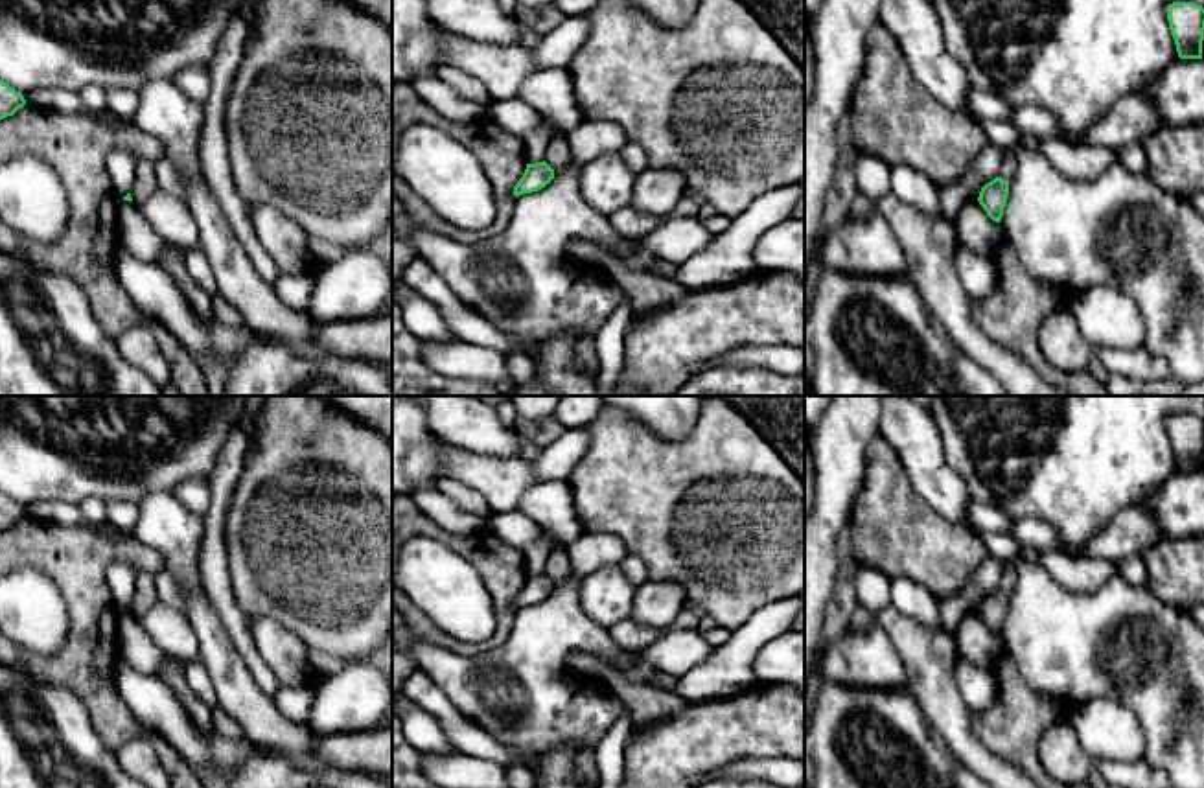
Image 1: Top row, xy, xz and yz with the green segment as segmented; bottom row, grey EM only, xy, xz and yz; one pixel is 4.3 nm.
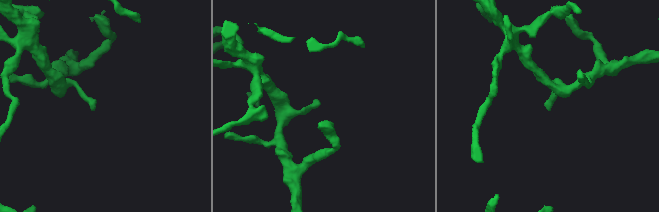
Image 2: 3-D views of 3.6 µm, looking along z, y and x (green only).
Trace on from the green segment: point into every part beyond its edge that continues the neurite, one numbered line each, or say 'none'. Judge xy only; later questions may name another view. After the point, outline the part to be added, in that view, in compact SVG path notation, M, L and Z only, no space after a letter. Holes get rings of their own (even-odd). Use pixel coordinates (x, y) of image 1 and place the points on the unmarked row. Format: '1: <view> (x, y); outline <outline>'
none

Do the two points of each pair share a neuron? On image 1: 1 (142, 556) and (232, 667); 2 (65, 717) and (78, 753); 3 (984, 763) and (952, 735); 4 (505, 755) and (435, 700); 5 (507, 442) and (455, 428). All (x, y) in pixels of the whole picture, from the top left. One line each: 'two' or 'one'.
1: two
2: one
3: one
4: one
5: one

